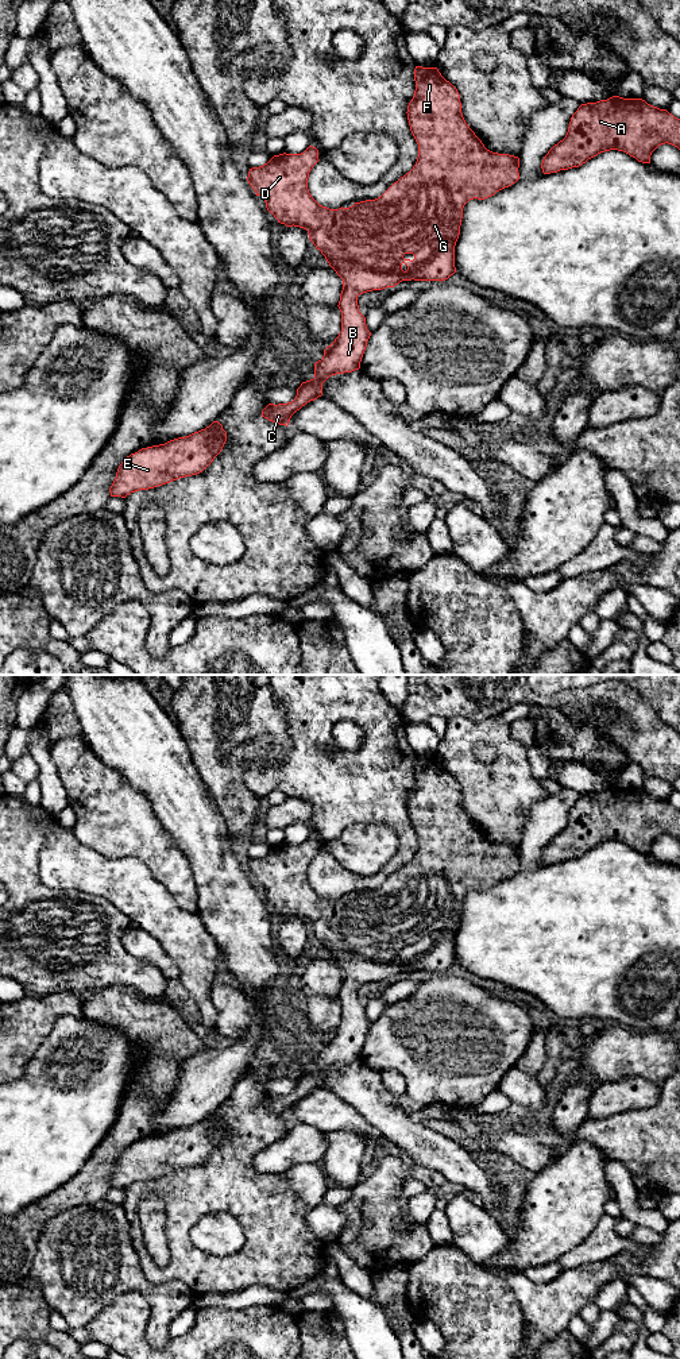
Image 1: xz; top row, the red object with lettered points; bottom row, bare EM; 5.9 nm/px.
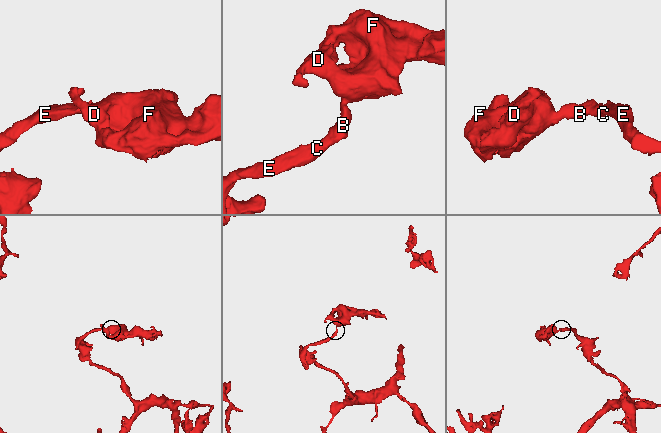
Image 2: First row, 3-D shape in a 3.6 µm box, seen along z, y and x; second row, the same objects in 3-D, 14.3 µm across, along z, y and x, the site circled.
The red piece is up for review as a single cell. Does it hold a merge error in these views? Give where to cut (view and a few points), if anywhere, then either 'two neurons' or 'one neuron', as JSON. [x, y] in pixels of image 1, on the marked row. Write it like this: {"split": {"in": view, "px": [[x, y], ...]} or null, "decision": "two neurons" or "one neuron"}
{"split": null, "decision": "one neuron"}

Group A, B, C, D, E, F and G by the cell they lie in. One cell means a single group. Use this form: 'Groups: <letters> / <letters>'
Groups: A B C D E F G

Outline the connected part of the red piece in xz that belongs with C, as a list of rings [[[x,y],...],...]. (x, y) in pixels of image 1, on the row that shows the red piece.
[[[416,66],[414,81],[416,90],[406,113],[410,131],[418,144],[418,158],[413,169],[394,182],[380,197],[355,202],[349,208],[329,209],[320,205],[308,189],[309,173],[320,161],[318,150],[313,146],[309,146],[301,154],[283,152],[274,155],[263,166],[252,167],[248,171],[247,181],[256,196],[264,198],[267,211],[274,215],[278,223],[286,227],[294,225],[306,229],[310,242],[321,251],[329,266],[343,279],[343,290],[337,305],[341,312],[341,332],[324,350],[322,359],[314,363],[314,378],[301,383],[291,402],[268,404],[262,410],[262,417],[268,421],[287,426],[297,410],[322,395],[322,383],[329,377],[360,368],[360,362],[371,336],[366,325],[366,317],[359,312],[358,297],[360,294],[394,287],[402,281],[441,282],[448,279],[456,273],[455,246],[460,235],[464,205],[474,198],[488,198],[519,179],[519,158],[492,152],[484,147],[463,117],[457,89],[441,76],[437,67]]]

